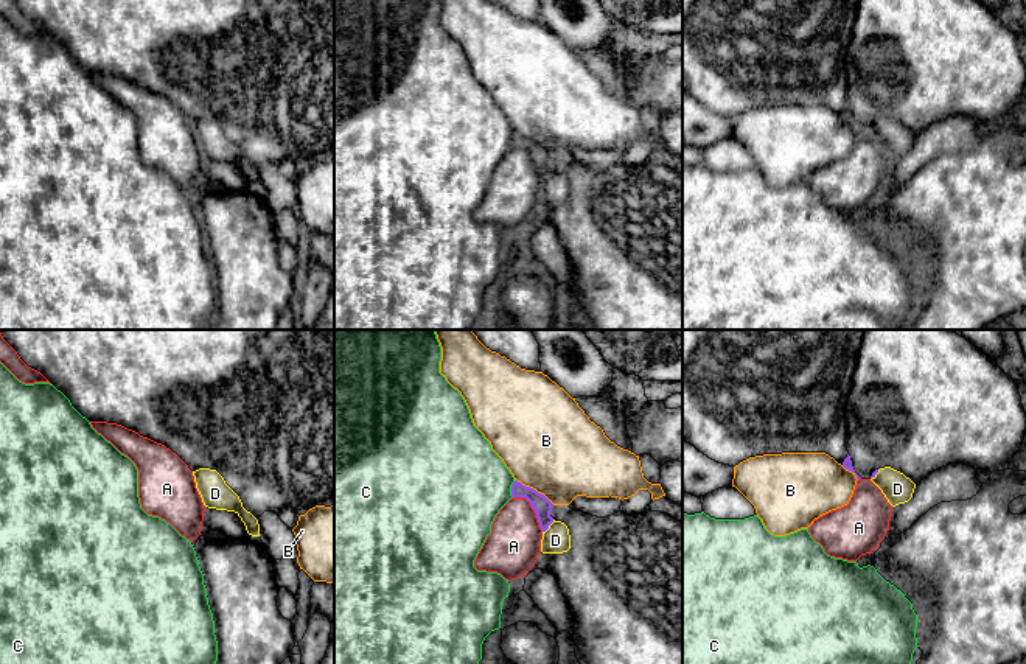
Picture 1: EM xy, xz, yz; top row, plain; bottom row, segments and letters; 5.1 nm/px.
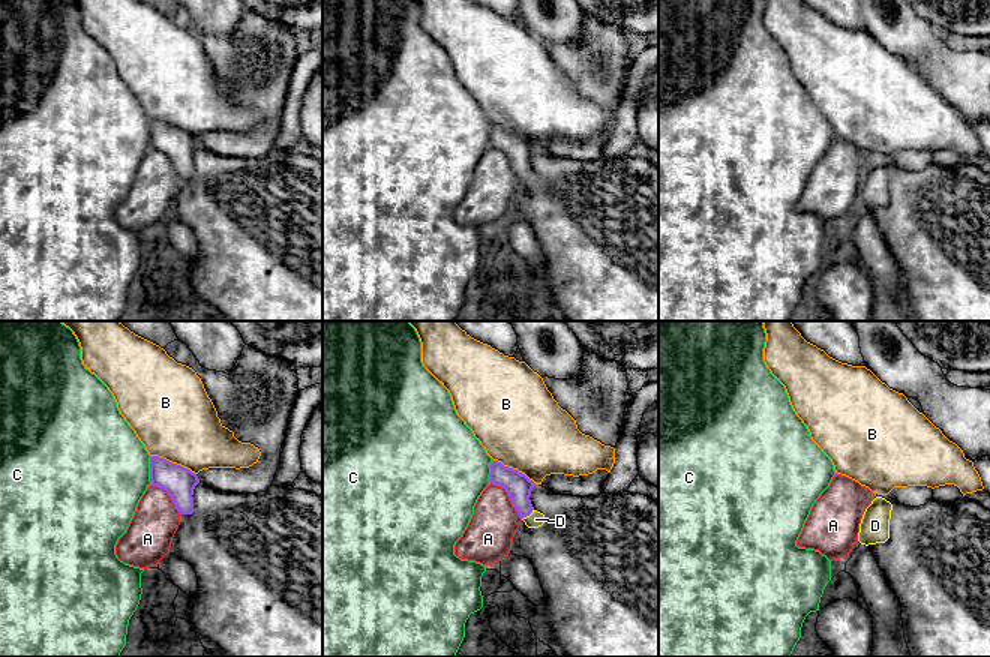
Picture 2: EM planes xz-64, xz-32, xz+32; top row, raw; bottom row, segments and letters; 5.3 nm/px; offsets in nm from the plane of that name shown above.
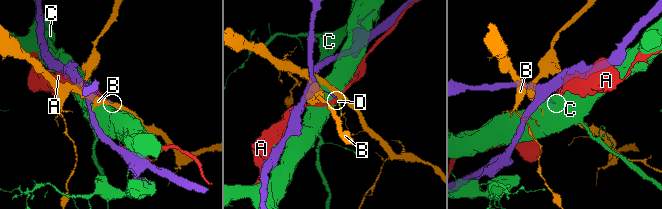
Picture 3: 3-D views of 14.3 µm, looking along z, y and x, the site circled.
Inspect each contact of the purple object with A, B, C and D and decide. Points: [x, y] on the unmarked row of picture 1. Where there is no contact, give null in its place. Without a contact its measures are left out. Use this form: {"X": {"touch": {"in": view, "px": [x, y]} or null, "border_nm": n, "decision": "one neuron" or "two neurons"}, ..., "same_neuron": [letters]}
{"A": {"touch": {"in": "xz", "px": [532, 159]}, "border_nm": 240, "decision": "two neurons"}, "B": {"touch": {"in": "xz", "px": [535, 142]}, "border_nm": 240, "decision": "two neurons"}, "C": {"touch": {"in": "xz", "px": [512, 140]}, "border_nm": 90, "decision": "two neurons"}, "D": {"touch": {"in": "xz", "px": [549, 176]}, "border_nm": 90, "decision": "one neuron"}, "same_neuron": ["D"]}

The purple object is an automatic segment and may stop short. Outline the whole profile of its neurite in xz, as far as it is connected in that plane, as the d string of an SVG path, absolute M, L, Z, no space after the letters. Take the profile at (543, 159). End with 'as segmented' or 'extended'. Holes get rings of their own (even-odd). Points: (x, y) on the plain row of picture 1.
M515 132L511 137L511 148L525 149L535 162L539 179L543 182L543 205L563 205L571 201L569 180L564 174L555 173L550 168L553 156L544 146Z | extended

